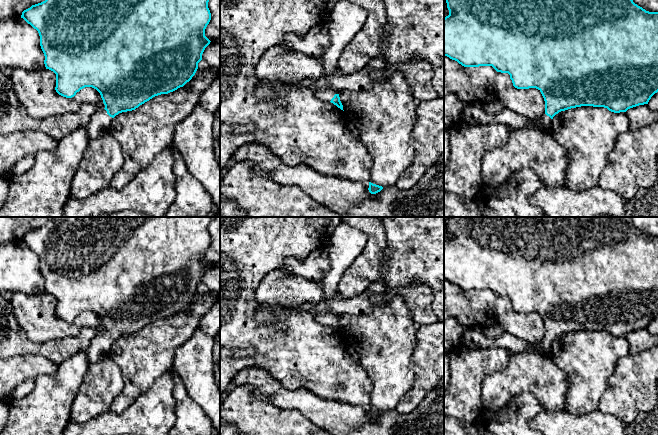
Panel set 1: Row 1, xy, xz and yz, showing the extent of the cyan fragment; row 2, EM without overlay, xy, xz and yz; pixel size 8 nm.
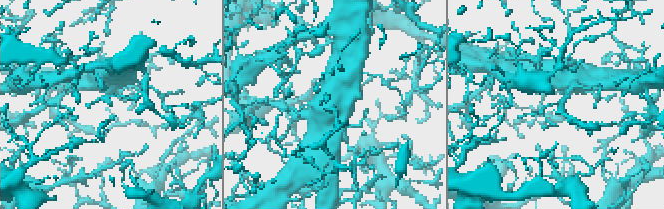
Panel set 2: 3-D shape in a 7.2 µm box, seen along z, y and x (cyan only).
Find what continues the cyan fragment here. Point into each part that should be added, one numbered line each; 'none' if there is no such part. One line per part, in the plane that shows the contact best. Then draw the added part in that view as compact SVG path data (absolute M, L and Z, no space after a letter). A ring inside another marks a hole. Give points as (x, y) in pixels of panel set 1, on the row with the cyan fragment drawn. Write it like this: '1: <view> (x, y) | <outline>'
1: xy (99, 123) | M105 109L97 111L93 114L86 126L90 140L99 138L101 135L108 132L112 119L113 118L107 114Z

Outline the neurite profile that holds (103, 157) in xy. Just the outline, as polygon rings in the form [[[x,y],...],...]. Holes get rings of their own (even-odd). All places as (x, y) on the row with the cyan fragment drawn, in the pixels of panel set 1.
[[[109,132],[91,139],[74,174],[70,197],[86,199],[110,187],[113,175],[123,164],[121,145]]]

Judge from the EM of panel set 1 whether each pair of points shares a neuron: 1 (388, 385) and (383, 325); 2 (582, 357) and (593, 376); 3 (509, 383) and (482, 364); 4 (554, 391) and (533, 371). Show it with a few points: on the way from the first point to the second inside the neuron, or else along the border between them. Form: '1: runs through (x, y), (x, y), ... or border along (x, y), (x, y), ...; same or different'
1: runs through (388, 370), (385, 340); same
2: runs through (587, 362), (589, 364), (589, 371); same
3: border along (511, 355), (504, 367), (483, 380), (481, 391); different
4: runs through (555, 383), (551, 376), (541, 376); same

